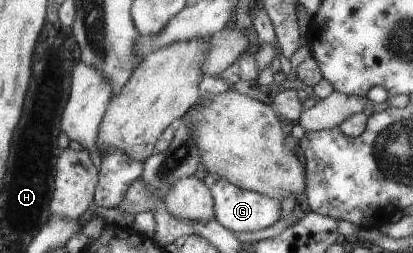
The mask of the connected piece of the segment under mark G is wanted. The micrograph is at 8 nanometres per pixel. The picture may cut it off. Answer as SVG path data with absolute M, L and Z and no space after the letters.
M207 172L202 182L206 188L209 188L213 198L213 218L229 231L256 232L256 230L262 230L272 225L280 218L281 202L277 198L238 188L236 185L226 182L226 179L214 174L214 172Z

